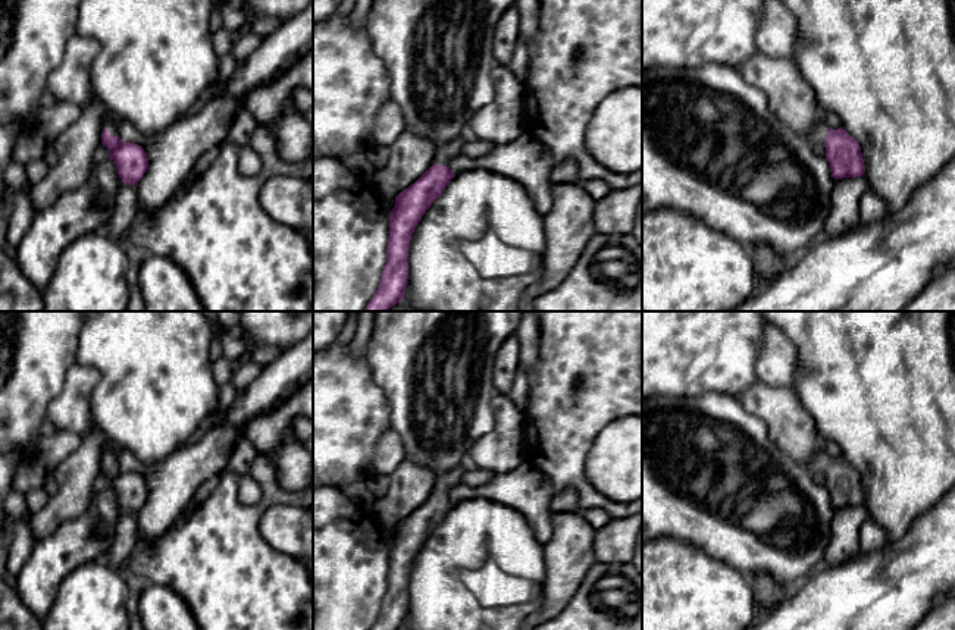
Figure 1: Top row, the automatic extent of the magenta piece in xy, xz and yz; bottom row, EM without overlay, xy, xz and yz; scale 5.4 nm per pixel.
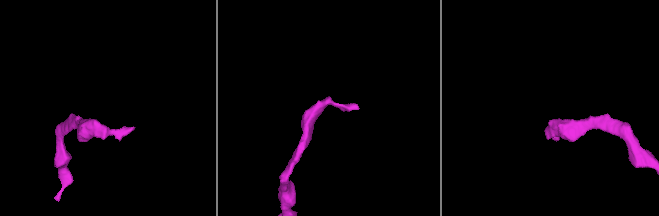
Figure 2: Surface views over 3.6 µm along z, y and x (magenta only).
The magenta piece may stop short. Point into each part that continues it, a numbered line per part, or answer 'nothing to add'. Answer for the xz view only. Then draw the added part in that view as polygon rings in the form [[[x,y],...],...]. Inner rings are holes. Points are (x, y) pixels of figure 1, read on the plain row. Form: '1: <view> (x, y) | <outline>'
1: xz (445, 483) | [[[460,464],[453,471],[439,476],[435,485],[433,492],[439,495],[448,495],[454,488],[457,488],[461,482],[463,474],[467,471],[467,468]]]

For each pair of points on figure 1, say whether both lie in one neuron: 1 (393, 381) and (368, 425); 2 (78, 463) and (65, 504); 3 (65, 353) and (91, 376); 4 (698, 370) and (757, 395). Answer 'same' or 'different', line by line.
1: different
2: same
3: different
4: different

